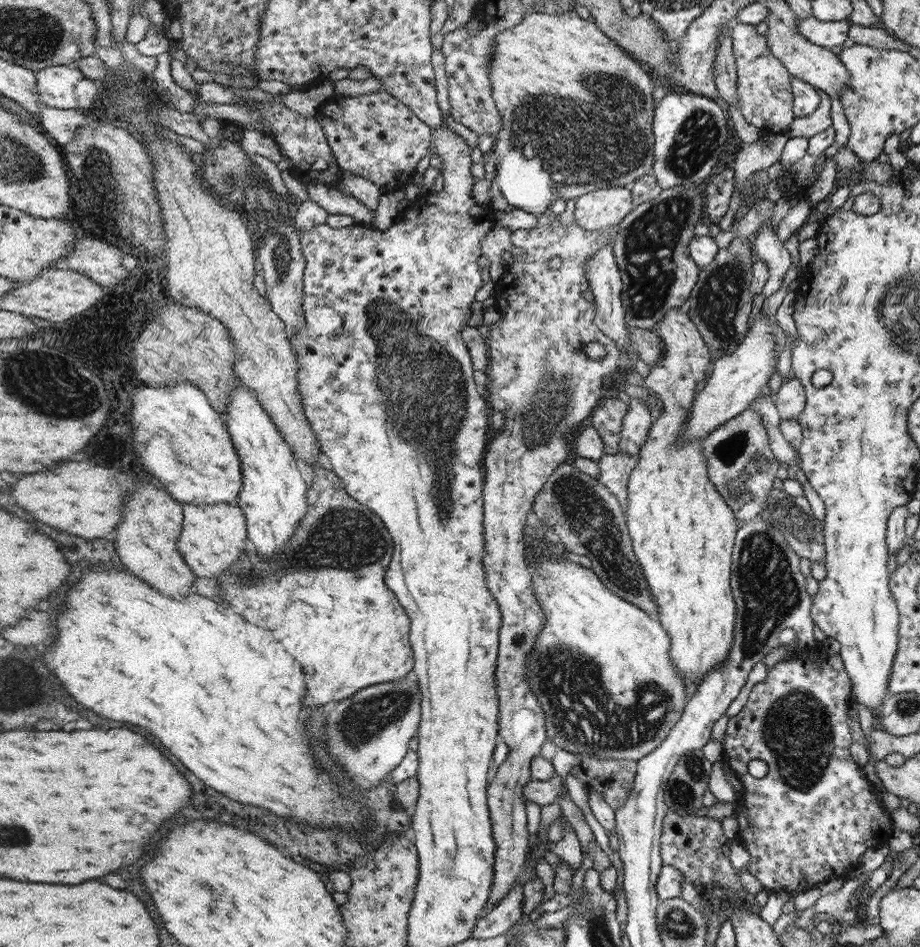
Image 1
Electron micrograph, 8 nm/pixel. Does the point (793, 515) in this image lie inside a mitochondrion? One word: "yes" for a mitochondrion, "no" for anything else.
yes

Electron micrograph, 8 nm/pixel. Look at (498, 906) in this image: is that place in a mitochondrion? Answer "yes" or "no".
no

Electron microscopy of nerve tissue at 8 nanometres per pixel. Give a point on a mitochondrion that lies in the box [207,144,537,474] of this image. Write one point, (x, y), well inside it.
(280, 255)

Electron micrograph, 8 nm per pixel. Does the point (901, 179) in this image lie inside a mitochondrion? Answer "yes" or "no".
no

